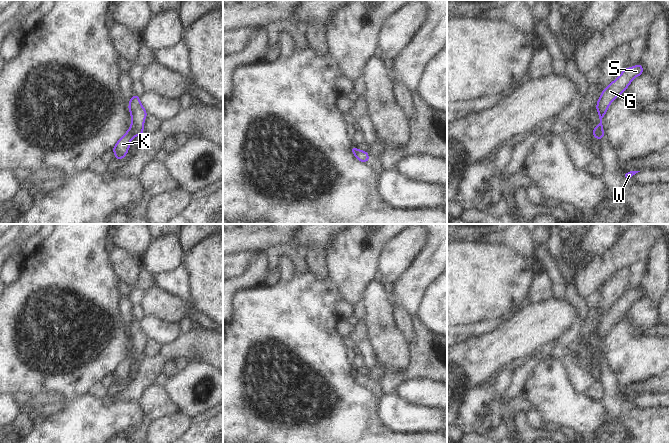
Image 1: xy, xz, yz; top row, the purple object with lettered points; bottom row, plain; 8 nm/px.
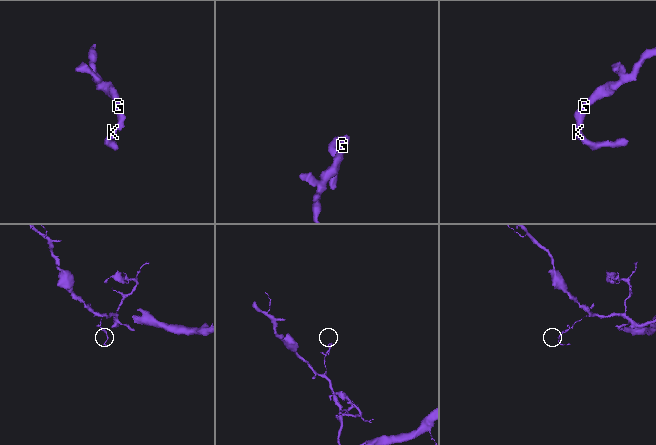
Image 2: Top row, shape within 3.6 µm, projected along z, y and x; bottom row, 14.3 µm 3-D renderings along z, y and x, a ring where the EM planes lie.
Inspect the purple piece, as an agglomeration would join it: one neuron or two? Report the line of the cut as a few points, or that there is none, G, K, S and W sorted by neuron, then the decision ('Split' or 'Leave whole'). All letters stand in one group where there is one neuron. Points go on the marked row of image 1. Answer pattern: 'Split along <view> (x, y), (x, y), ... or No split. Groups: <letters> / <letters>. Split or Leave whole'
Split along yz (595, 128), (601, 132), (601, 137). Groups: G S / K W. Split.

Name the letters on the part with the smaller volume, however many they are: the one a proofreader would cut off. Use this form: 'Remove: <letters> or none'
Remove: K, W

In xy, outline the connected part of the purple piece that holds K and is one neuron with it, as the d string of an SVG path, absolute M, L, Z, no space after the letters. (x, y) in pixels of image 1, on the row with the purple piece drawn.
M132 130L126 131L126 133L120 138L120 140L114 145L113 152L116 156L116 160L120 160L121 158L125 158L130 148L130 142L133 138Z

